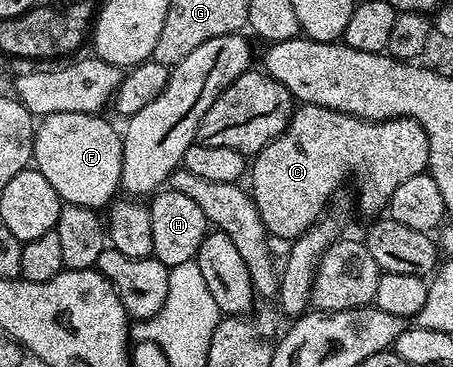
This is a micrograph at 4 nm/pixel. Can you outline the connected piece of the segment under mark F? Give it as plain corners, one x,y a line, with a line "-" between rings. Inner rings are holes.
91,112
51,114
36,125
33,134
33,159
38,172
55,186
55,194
66,204
78,204
98,210
104,209
118,195
121,188
121,167
123,166
122,133
117,132
104,120
104,115

